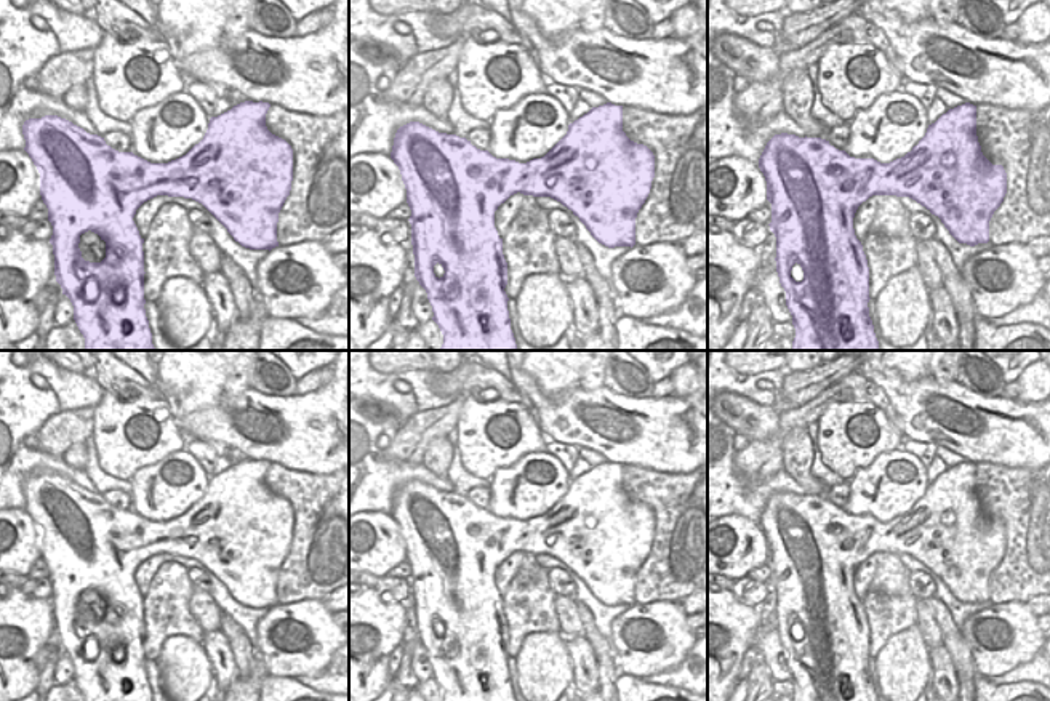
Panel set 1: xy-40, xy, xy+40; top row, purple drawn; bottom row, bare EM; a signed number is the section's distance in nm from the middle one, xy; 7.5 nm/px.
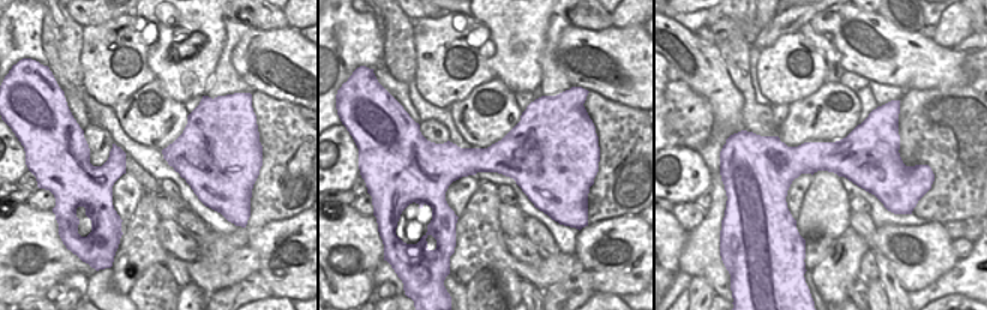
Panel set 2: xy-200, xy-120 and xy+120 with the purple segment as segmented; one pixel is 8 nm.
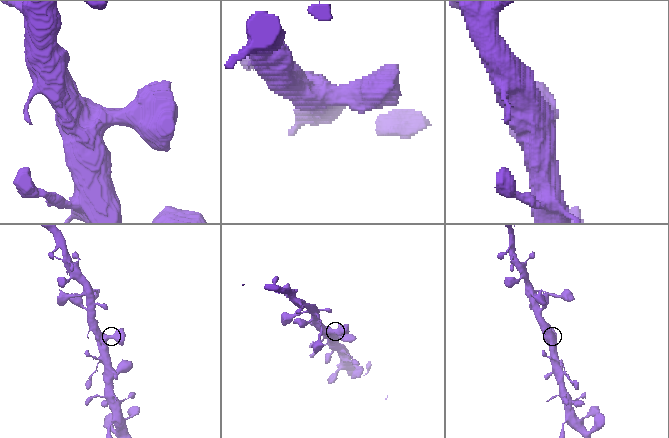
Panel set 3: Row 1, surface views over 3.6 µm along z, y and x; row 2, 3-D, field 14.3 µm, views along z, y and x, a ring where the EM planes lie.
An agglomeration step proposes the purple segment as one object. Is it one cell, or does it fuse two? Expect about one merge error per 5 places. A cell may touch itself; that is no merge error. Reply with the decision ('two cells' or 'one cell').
one cell

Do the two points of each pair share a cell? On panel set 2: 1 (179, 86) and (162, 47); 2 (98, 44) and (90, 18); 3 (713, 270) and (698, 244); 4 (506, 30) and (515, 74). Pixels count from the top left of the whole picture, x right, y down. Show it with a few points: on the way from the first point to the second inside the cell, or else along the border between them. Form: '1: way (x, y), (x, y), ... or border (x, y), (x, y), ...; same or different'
1: way (174, 77), (162, 65), (162, 56); same
2: border (122, 15), (83, 27); different
3: way (708, 264), (701, 256), (701, 250); same
4: way (510, 41), (515, 63); same

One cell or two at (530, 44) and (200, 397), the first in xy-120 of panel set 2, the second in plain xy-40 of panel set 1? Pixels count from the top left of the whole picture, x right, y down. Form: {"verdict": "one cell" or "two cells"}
{"verdict": "one cell"}

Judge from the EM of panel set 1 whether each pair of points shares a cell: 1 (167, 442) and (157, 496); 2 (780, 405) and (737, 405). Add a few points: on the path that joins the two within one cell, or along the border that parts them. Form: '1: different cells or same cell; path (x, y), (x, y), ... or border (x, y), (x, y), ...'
1: different cells; border (183, 448), (143, 466), (132, 479)
2: different cells; border (770, 407), (778, 413)

